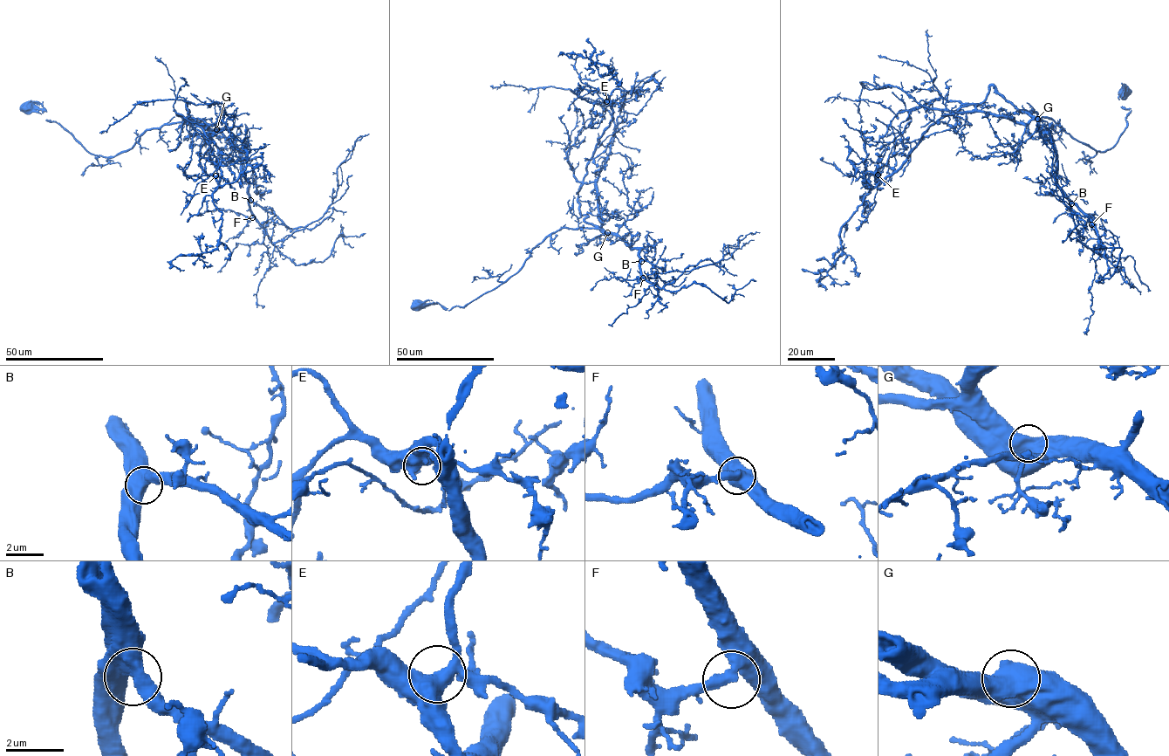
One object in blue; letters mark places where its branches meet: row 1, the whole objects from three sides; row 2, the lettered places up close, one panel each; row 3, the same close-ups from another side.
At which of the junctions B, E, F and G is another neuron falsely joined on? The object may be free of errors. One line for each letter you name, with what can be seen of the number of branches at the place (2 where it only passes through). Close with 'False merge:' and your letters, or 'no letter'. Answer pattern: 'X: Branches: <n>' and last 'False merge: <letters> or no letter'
False merge: no letter

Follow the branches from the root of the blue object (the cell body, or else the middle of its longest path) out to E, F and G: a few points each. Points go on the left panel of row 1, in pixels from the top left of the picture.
E: (27, 107), (104, 156), (173, 123), (200, 124), (210, 134), (202, 120), (192, 118), (218, 161), (215, 175)
F: (27, 107), (104, 156), (123, 153), (146, 131), (173, 123), (220, 131), (238, 150), (252, 217)
G: (27, 107), (59, 123), (88, 151), (104, 156), (123, 153), (146, 131), (173, 123), (216, 129)

